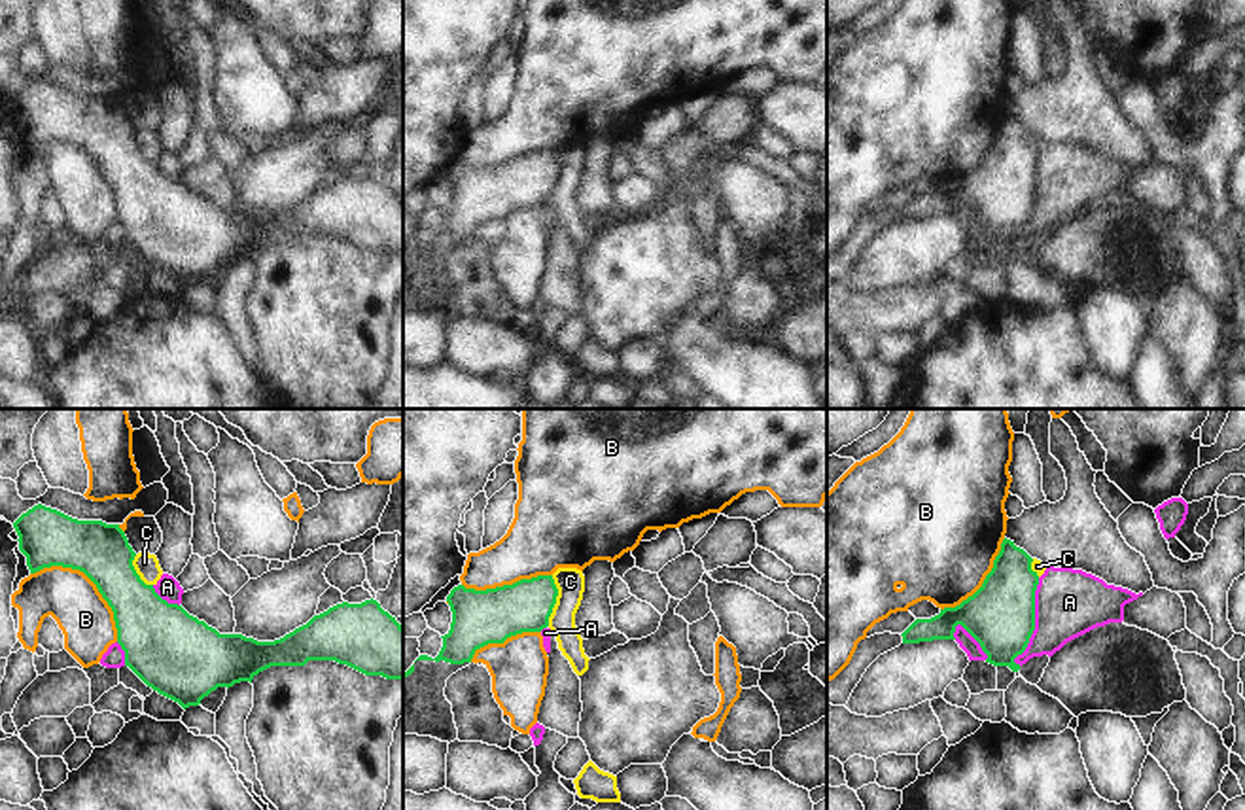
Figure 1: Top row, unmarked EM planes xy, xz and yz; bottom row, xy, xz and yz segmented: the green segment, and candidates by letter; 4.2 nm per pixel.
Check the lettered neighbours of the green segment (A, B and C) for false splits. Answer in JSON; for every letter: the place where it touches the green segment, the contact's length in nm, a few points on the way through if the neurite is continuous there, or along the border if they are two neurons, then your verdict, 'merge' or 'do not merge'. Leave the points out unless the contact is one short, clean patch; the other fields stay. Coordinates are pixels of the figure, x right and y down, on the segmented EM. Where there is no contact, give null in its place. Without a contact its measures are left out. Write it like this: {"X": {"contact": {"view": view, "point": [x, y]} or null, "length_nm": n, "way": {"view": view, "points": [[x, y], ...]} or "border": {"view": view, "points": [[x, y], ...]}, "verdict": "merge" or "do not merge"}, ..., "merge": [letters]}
{"A": {"contact": {"view": "yz", "point": [1034, 621]}, "length_nm": 380, "verdict": "do not merge"}, "B": {"contact": {"view": "xy", "point": [91, 580]}, "length_nm": 480, "verdict": "do not merge"}, "C": {"contact": {"view": "xz", "point": [555, 600]}, "length_nm": 220, "border": {"view": "xz", "points": [[553, 576], [557, 602], [547, 625]]}, "verdict": "do not merge"}, "merge": []}

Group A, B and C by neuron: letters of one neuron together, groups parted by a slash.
A / B / C

